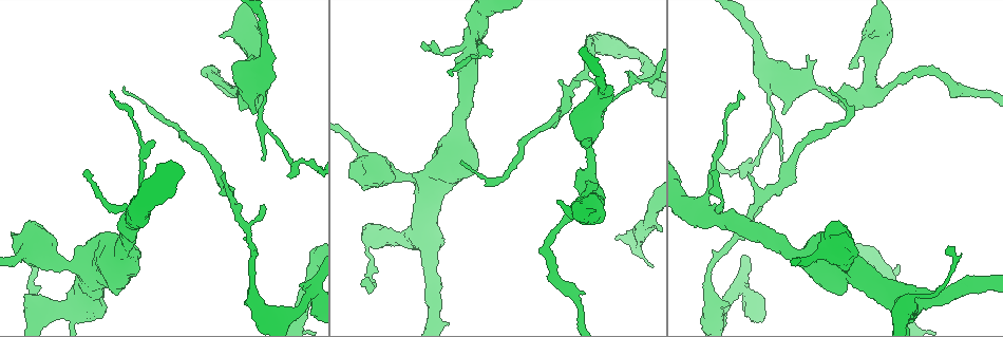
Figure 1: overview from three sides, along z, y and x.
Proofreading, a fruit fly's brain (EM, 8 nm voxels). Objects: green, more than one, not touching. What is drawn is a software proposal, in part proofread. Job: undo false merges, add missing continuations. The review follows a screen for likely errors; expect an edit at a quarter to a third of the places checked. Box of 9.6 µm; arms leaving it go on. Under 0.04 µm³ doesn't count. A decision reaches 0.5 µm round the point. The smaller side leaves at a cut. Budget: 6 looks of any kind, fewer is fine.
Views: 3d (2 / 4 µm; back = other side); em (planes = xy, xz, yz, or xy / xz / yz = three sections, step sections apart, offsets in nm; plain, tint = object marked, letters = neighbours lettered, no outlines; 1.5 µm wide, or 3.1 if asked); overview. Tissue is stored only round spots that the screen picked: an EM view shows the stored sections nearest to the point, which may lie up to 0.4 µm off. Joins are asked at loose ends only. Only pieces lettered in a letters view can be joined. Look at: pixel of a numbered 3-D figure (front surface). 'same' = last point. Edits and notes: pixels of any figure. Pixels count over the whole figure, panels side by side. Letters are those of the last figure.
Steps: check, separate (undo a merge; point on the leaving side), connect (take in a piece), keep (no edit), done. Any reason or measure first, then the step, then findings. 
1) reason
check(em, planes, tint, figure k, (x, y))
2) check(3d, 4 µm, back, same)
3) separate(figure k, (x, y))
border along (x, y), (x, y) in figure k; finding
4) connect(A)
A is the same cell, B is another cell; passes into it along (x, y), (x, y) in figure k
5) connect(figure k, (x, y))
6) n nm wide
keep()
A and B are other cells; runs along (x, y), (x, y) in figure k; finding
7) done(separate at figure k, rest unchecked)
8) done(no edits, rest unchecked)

calibre changes
check(em, planes, tint, figure 1, (589, 164))

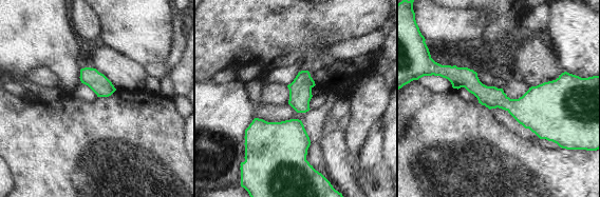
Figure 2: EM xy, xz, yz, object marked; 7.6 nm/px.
check(em, planes, letters, same)

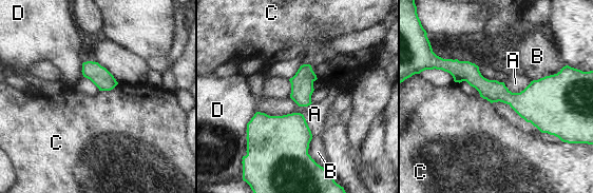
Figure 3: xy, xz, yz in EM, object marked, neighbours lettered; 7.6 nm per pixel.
keep()
A, B, C and D are other cells; runs along (443, 66), (510, 98), (563, 88) in figure 3; all the same cell

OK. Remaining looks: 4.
end of a long branch
check(em, yz, step 4, tint, figure 1, (462, 162))

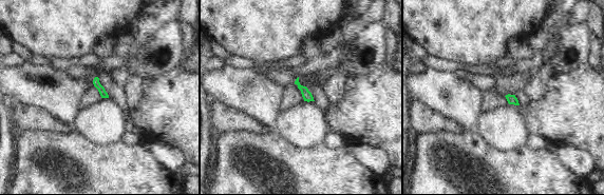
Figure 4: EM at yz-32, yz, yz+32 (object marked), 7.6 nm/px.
check(em, planes, letters, same)

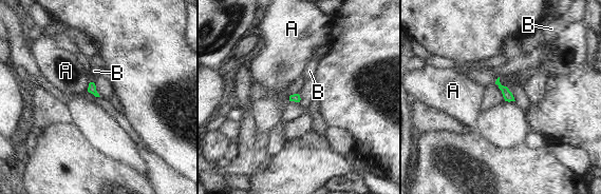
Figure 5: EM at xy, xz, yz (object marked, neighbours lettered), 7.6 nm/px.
60 nm wide
keep()
A and B are other cells; no lettered piece goes on from it

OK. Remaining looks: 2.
thin end
check(3d, 2 µm, figure 1, (84, 172))

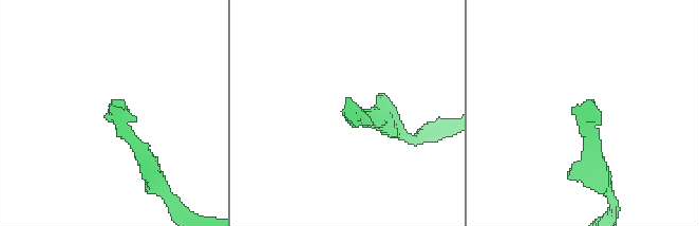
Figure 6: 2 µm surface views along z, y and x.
check(em, planes, letters, figure 6, (349, 97))

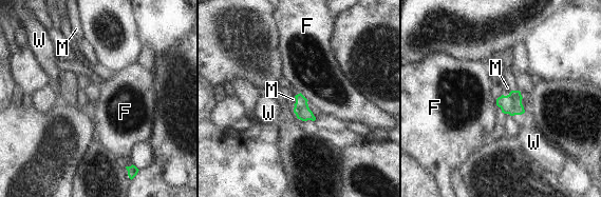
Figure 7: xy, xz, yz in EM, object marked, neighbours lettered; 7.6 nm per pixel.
connect(M)
M is the same cell, F and W are other cells; it goes on there

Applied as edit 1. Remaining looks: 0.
done(connect at figure 7, rest unchecked)

